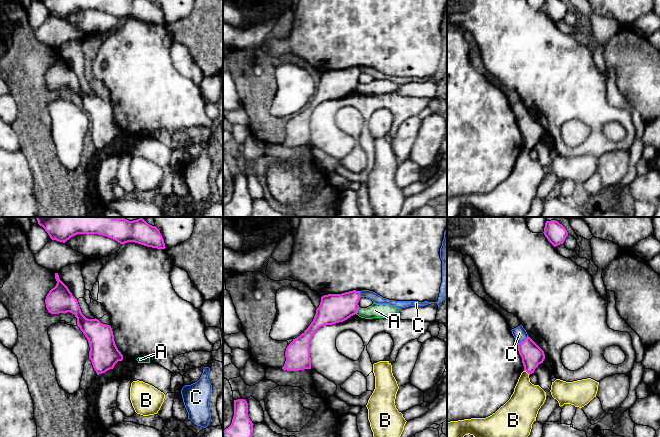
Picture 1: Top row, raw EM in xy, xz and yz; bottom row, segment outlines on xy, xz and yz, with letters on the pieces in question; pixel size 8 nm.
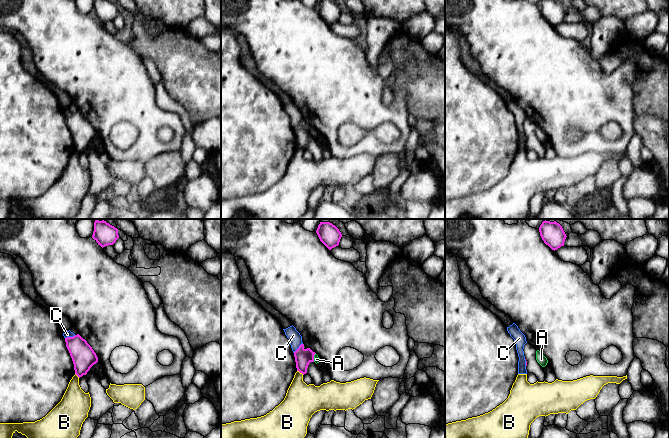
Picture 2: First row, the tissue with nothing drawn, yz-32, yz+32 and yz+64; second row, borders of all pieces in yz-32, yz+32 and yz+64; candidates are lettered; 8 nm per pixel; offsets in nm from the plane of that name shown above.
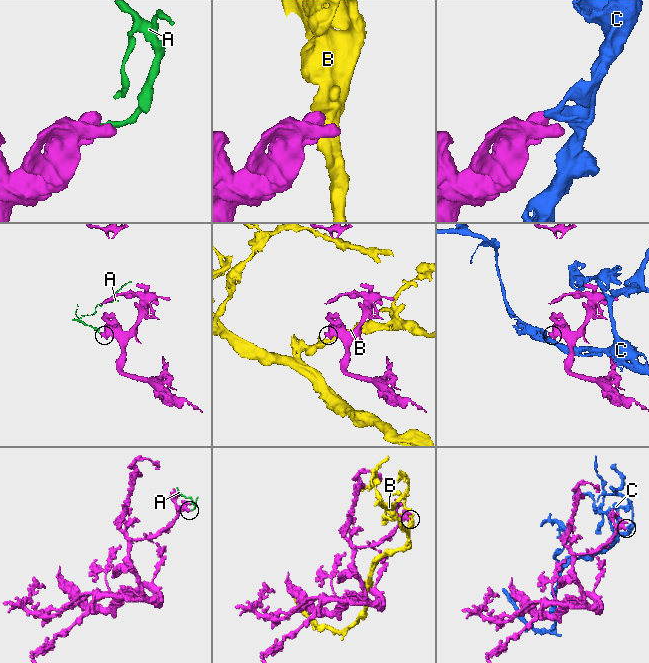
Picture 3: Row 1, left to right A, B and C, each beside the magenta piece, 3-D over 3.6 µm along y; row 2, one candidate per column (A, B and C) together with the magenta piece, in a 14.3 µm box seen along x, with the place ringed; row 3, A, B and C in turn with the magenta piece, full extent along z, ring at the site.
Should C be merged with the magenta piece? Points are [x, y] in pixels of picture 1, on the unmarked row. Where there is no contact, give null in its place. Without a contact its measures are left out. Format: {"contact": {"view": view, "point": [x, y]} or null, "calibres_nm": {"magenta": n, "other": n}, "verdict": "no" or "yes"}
{"contact": {"view": "yz", "point": [523, 117]}, "calibres_nm": {"magenta": 180, "other": 110}, "verdict": "no"}

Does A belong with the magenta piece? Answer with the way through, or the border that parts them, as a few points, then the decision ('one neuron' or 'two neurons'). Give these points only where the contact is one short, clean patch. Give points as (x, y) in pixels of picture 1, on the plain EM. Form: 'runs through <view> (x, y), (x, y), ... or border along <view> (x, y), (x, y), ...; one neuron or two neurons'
border along xz (359, 83), (355, 89); two neurons

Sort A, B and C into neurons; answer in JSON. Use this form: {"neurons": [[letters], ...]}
{"neurons": [["A"], ["B"], ["C"]]}

